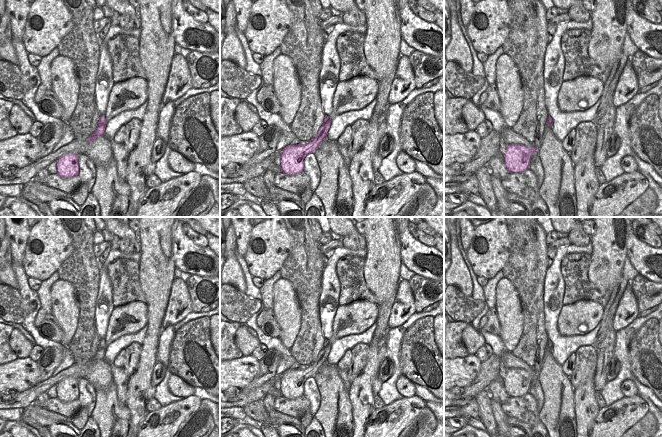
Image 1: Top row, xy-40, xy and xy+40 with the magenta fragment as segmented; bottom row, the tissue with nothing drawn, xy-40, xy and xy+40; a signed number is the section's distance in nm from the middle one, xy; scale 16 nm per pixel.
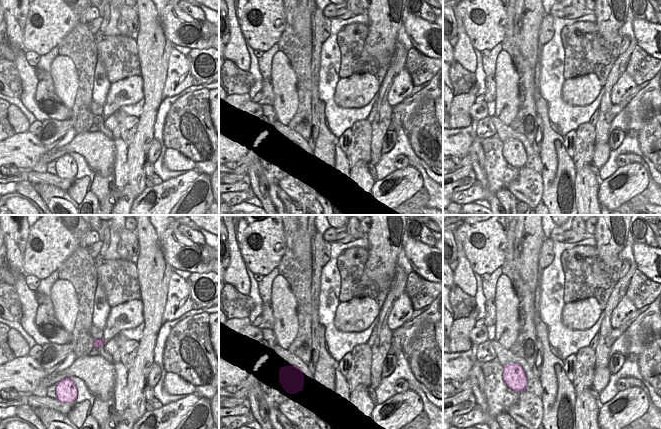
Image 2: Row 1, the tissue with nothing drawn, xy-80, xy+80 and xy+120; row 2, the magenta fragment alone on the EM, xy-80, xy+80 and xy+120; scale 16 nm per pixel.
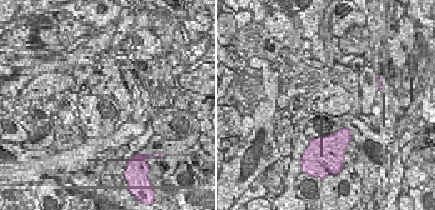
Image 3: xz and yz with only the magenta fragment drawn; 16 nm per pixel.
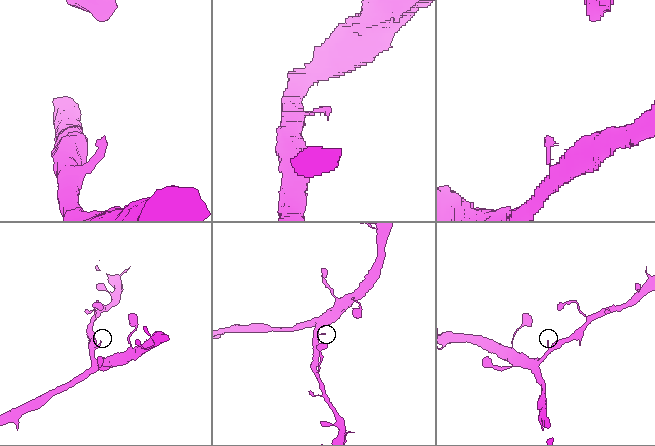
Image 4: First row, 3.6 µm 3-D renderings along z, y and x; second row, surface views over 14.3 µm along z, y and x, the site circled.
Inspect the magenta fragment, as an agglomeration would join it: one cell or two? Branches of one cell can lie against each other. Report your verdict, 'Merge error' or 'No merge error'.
No merge error

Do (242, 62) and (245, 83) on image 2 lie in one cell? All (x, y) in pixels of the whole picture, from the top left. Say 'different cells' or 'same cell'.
different cells

